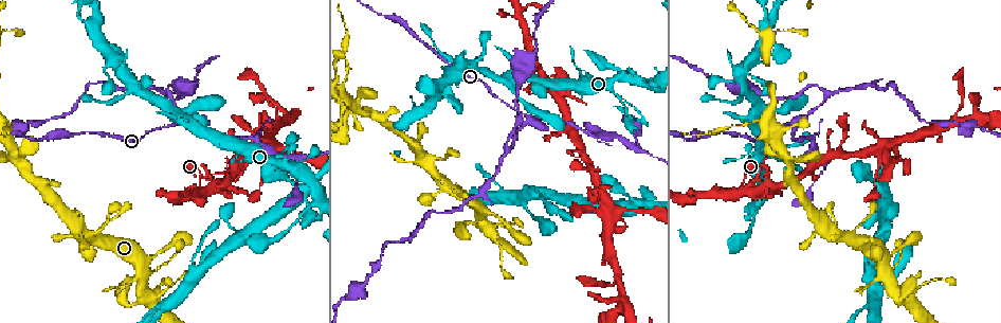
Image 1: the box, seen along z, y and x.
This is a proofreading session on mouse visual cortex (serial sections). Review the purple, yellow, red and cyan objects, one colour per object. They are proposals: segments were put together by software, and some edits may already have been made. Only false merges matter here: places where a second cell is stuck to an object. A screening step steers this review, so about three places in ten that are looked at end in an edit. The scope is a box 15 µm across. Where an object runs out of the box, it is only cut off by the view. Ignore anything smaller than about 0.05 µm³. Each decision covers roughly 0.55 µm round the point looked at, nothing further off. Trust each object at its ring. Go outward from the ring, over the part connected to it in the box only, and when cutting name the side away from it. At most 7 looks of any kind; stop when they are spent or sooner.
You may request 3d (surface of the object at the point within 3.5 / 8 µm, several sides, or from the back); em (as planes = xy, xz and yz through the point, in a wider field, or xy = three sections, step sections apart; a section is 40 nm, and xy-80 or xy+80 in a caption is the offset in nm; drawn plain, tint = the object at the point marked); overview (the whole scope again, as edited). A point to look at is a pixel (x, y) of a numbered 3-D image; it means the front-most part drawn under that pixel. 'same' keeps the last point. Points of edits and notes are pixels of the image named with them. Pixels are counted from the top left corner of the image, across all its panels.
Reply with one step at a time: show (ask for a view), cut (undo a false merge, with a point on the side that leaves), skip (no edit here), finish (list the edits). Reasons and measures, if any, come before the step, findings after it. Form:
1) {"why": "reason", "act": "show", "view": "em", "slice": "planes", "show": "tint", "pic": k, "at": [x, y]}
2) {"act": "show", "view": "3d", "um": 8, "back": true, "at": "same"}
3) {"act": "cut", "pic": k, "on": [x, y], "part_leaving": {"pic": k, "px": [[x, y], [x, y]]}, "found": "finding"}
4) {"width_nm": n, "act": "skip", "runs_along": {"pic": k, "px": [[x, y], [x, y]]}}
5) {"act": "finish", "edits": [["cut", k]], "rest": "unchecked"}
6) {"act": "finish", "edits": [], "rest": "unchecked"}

{"why": "three-way junction", "act": "show", "view": "3d", "um": 3.5, "pic": 1, "at": [756, 121]}

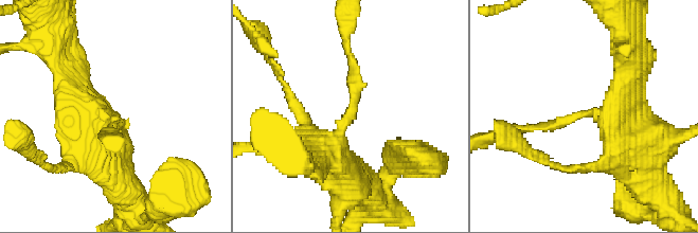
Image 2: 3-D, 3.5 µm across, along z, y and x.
{"arms": 3, "arm_widths_nm": [200, 350, 600], "act": "show", "view": "em", "slice": "xy", "step": 3, "show": "tint", "pic": 2, "at": [344, 129]}

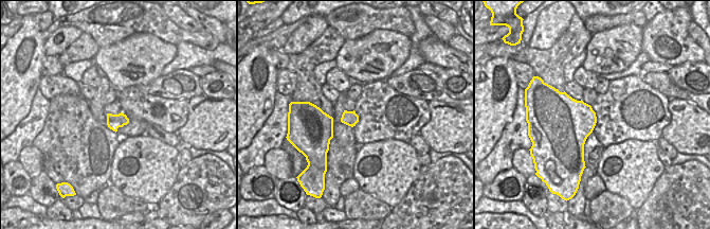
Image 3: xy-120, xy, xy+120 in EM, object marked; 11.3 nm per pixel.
{"act": "cut", "pic": 2, "on": [352, 78], "part_leaving": {"pic": 2, "px": [[348, 119], [348, 24]]}, "found": "a second cell is stuck on"}

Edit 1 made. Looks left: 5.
{"why": "two arms in line, one across", "act": "show", "view": "3d", "um": 3.5, "back": true, "pic": 1, "at": [540, 66]}

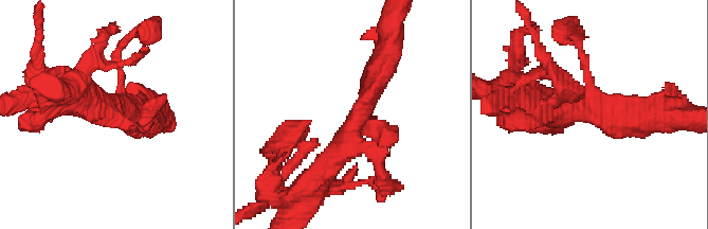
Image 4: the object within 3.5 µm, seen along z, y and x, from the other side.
{"why": "now the EM", "act": "show", "view": "em", "slice": "xy", "step": 3, "show": "tint", "pic": 4, "at": [120, 98]}

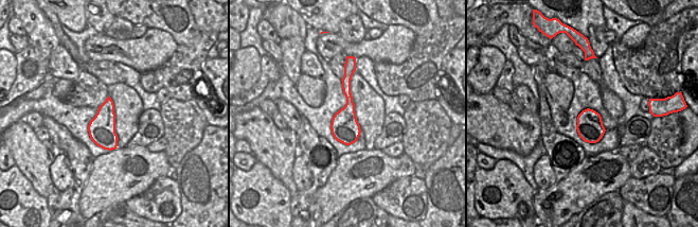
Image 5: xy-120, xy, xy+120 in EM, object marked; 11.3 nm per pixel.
{"act": "skip", "runs_along": {"pic": 4, "px": [[132, 35], [116, 51], [120, 104], [87, 100]]}, "found": "one cell here"}

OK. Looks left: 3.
{"why": "arms part here", "act": "show", "view": "3d", "um": 3.5, "pic": 1, "at": [776, 158]}

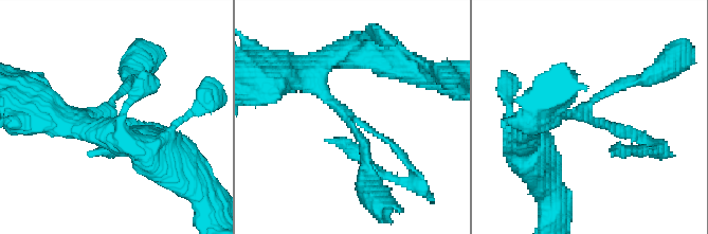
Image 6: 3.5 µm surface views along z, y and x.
{"arms": 3, "arm_widths_nm": [100, 150, 350], "act": "show", "view": "em", "slice": "xy", "step": 5, "show": "tint", "pic": 6, "at": [343, 108]}

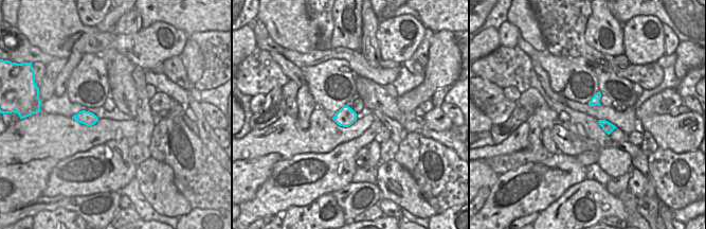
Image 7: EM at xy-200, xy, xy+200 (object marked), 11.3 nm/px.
{"act": "skip", "runs_along": {"pic": 6, "px": [[280, 72], [343, 110], [368, 162]]}, "found": "one cell here"}

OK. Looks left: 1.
{"act": "finish", "edits": [["cut", 2]], "rest": "unchecked"}

